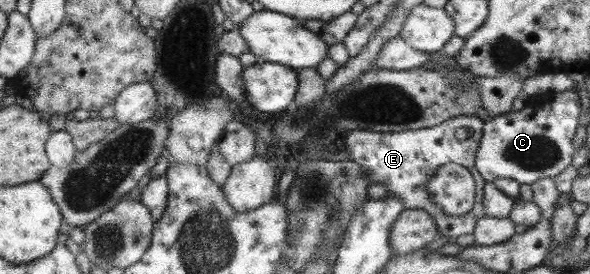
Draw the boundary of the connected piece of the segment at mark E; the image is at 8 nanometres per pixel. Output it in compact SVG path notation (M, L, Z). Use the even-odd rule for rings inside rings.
M462 115L452 117L435 127L407 130L401 133L381 134L367 129L355 130L349 132L345 144L350 160L363 167L363 171L367 173L371 184L381 182L383 185L387 185L388 193L395 194L397 199L401 199L406 209L427 211L438 223L440 235L456 238L459 235L467 235L467 233L473 234L479 221L488 217L484 205L486 180L476 167L479 147L484 137L485 124L486 121L476 115ZM459 127L461 129L463 127L473 129L471 137L461 141L457 139ZM451 163L466 166L476 179L476 206L466 216L453 217L447 215L441 207L431 201L431 192L427 188L427 184L435 176L435 172L442 166Z

